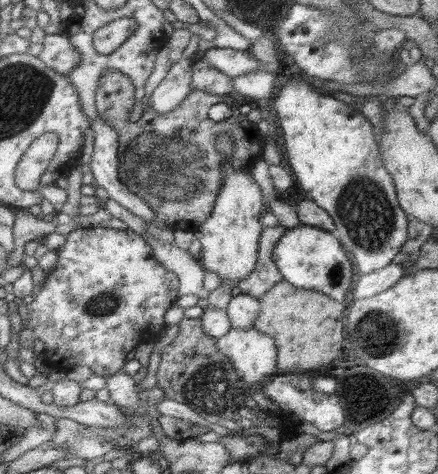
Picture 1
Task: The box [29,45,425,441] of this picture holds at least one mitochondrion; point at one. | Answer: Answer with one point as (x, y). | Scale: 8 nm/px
(169, 164)

